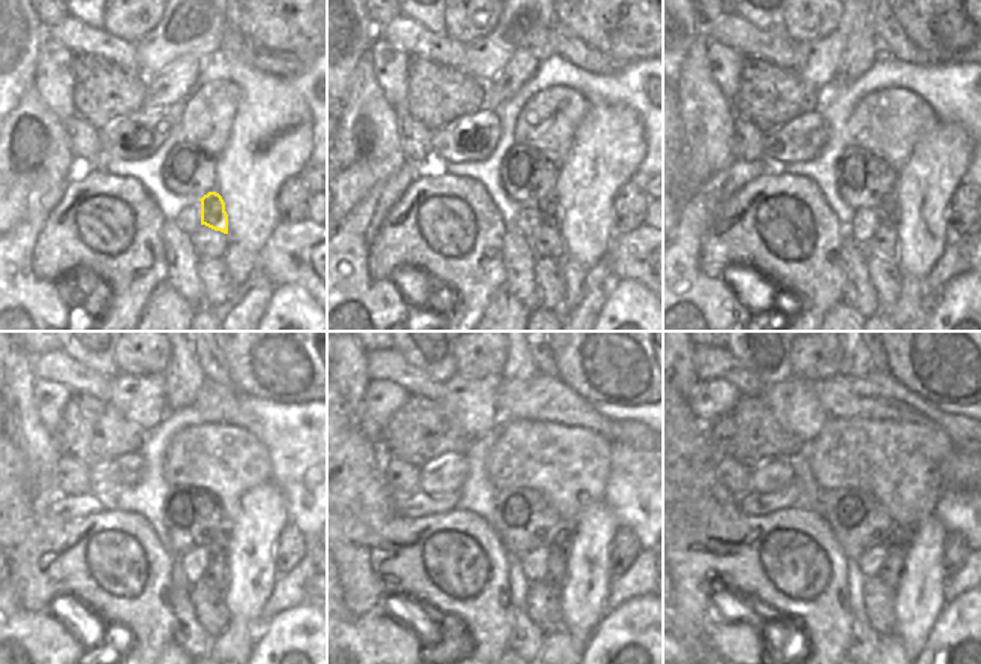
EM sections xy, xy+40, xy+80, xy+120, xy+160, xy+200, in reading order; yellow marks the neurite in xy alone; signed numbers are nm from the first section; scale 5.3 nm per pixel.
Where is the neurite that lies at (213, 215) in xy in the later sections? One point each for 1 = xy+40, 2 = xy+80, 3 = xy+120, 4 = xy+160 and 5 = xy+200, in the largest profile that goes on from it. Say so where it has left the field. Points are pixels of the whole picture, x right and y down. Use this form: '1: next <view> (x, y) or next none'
1: next xy+40 (549, 209)
2: next xy+80 (888, 212)
3: next xy+120 (218, 547)
4: next xy+160 (563, 532)
5: next xy+200 (902, 534)

